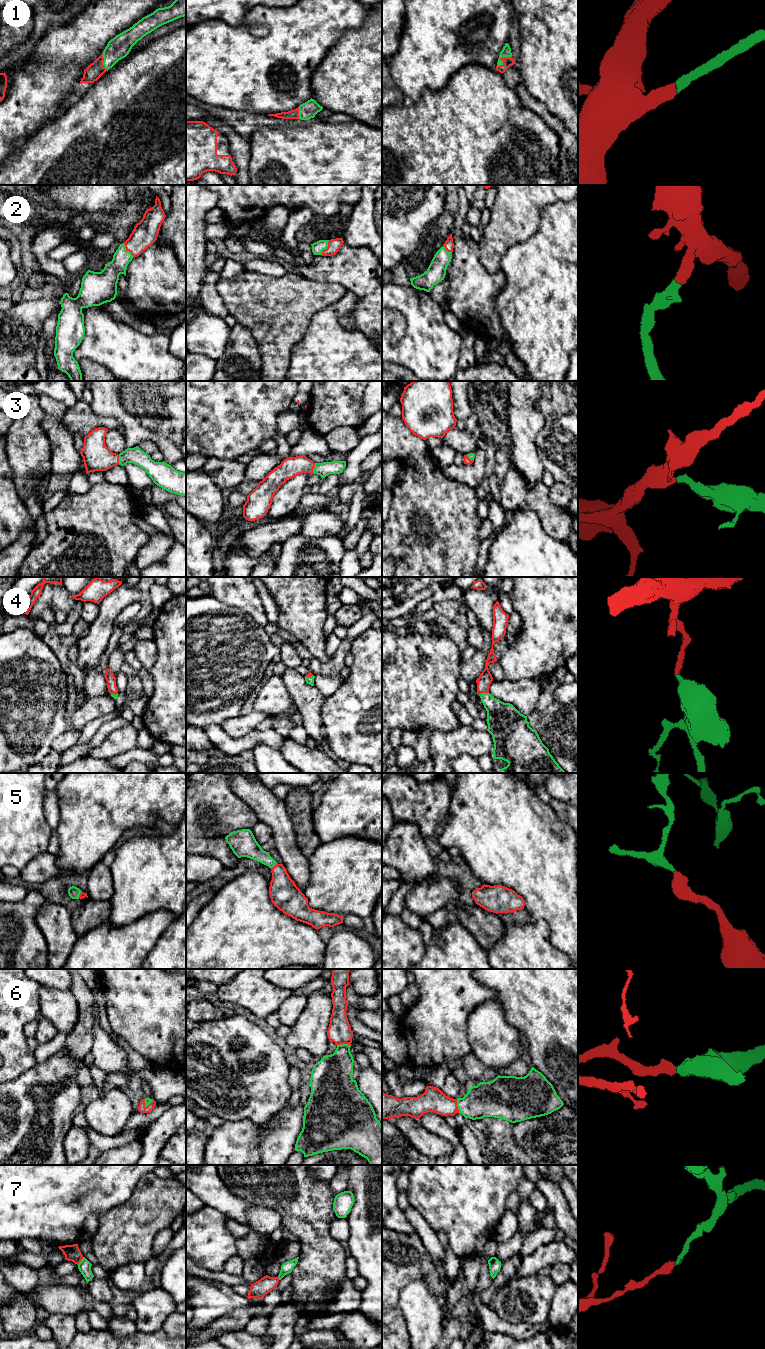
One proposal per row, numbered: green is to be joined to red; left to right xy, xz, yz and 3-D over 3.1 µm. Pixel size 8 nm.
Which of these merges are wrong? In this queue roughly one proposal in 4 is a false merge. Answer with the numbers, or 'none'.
7

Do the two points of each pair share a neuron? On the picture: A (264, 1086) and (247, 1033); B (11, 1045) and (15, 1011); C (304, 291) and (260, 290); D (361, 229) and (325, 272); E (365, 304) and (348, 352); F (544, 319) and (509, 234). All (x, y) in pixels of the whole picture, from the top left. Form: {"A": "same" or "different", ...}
{"A": "same", "B": "same", "C": "same", "D": "different", "E": "different", "F": "different"}

